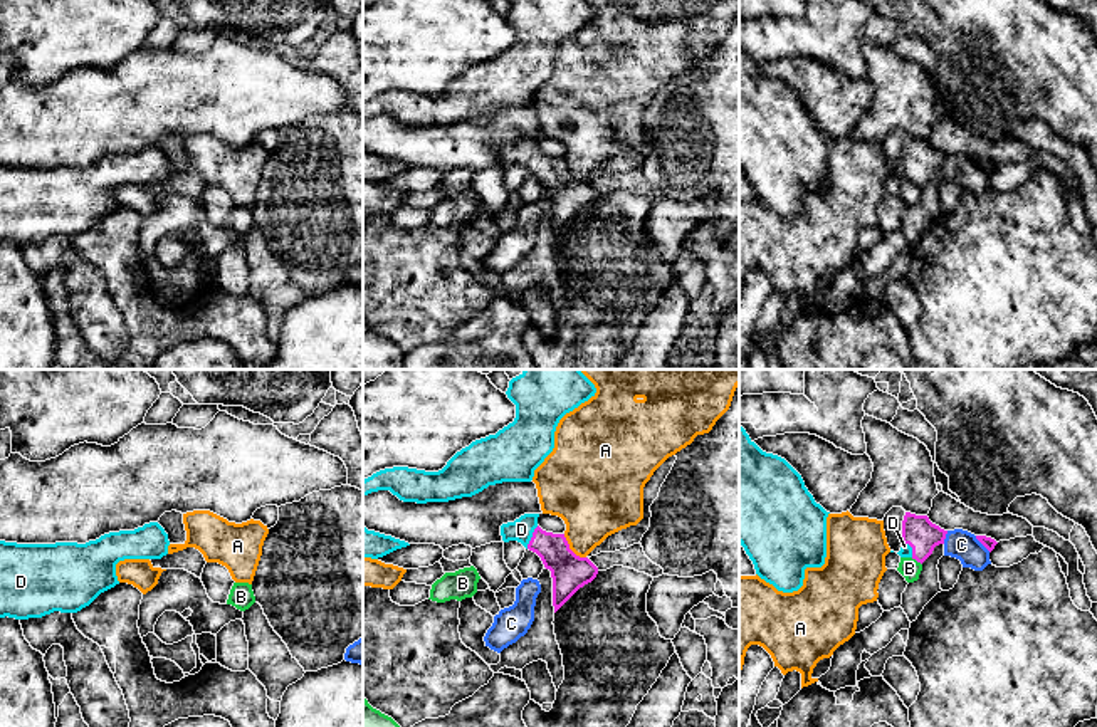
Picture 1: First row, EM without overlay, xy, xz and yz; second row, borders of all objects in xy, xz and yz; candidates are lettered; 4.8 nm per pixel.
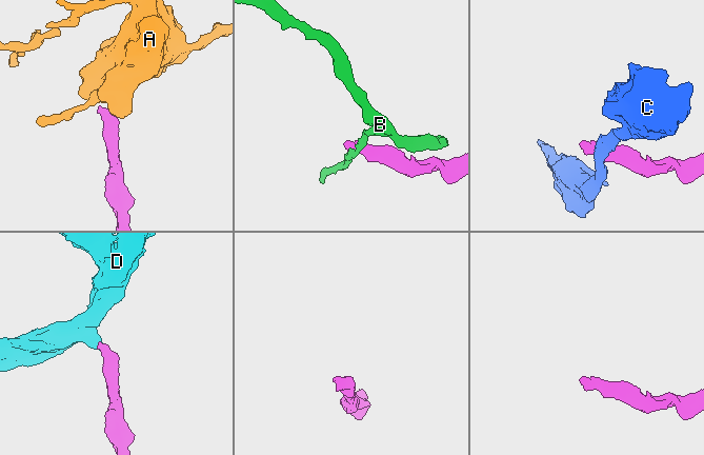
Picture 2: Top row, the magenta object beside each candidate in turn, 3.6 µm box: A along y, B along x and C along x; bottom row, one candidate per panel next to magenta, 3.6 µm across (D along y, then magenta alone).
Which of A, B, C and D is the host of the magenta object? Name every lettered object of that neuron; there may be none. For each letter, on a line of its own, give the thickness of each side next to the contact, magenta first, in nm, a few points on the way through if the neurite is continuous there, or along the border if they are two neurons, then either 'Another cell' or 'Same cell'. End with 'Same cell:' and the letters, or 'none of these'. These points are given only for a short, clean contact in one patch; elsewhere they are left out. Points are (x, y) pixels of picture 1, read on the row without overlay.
A: Thickness 170 nm (magenta) against 320 nm. Boundary: xz (563, 158), (568, 170), (585, 182). Another cell
B: Thickness 160 nm (magenta) against 100 nm. Boundary: yz (911, 182), (921, 188). Another cell
C: Thickness 60 nm (magenta) against 140 nm. Boundary: yz (975, 160), (990, 175). Another cell
D: Thickness 170 nm (magenta) against 110 nm. Path across: xz (570, 197), (531, 162), (521, 153). Same cell
Same cell: D

